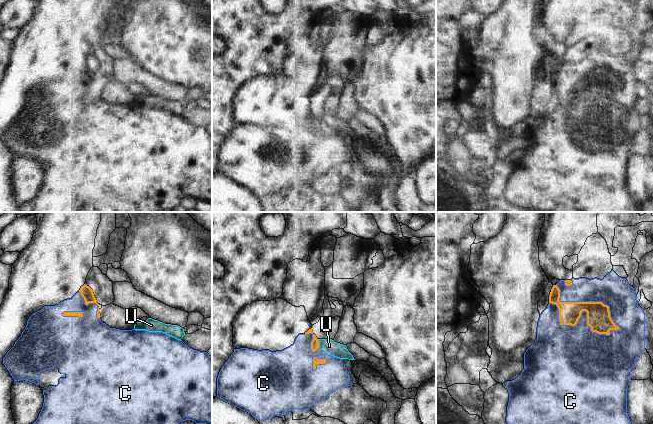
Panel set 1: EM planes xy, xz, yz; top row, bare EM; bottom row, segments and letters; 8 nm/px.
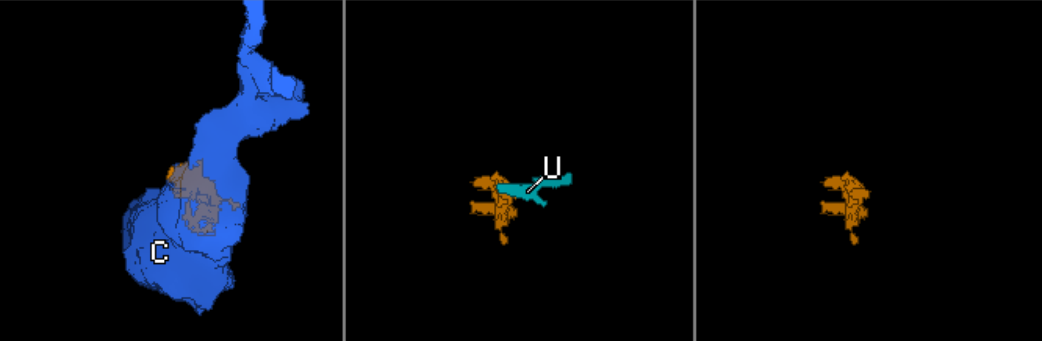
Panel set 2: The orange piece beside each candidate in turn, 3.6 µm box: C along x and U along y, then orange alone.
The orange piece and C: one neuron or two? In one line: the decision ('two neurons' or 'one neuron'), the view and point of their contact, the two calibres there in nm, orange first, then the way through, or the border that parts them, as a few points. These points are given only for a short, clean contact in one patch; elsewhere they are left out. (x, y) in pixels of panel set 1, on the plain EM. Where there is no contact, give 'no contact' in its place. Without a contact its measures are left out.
one neuron; contact yz (587, 78); calibres 190 and 260 nm

